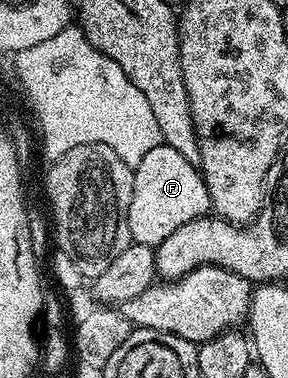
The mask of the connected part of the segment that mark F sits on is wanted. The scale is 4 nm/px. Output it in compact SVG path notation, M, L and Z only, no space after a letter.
M159 145L156 149L144 153L144 157L137 167L133 168L133 172L132 201L128 205L128 229L131 240L135 243L143 243L156 249L162 244L164 237L172 237L172 233L176 233L180 225L188 225L188 221L201 219L211 210L210 194L201 170L195 164L184 161L184 157L176 153L176 149Z

